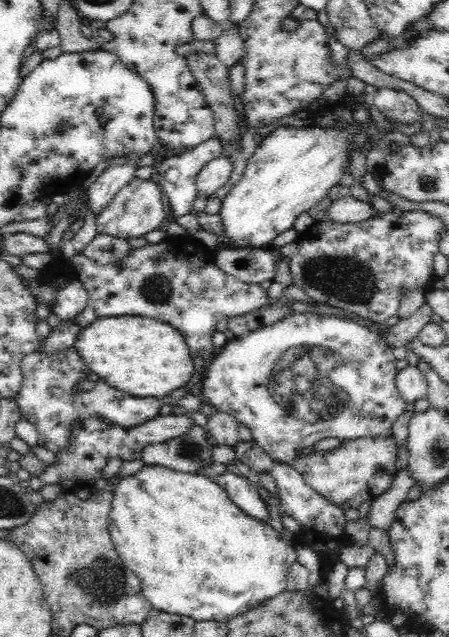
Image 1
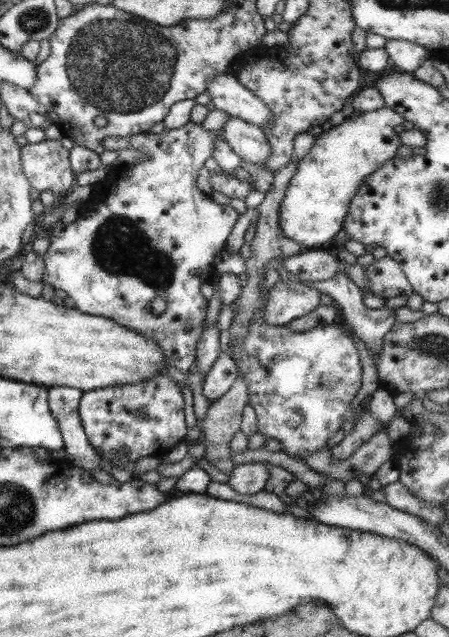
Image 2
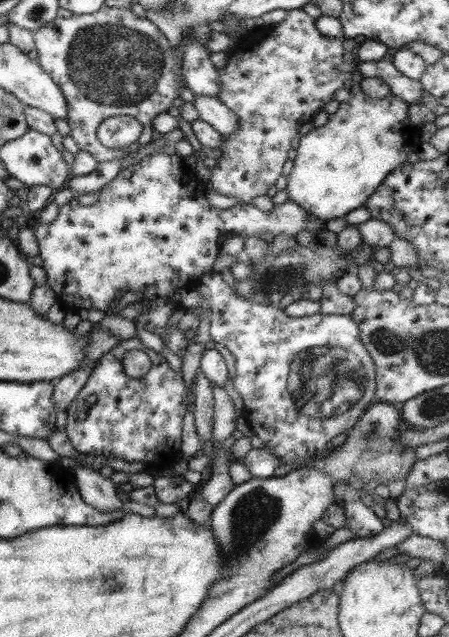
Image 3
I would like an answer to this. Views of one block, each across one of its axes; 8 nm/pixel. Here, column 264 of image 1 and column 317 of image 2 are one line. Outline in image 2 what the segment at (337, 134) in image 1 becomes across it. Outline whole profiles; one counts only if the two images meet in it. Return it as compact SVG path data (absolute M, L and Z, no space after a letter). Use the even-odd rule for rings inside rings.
M383 106L377 110L354 112L327 131L316 130L309 152L296 162L296 169L288 180L279 206L278 226L282 234L308 249L331 247L334 236L342 228L350 200L356 195L361 183L374 170L389 162L401 146L400 138L393 128L403 124L403 121L400 114Z

